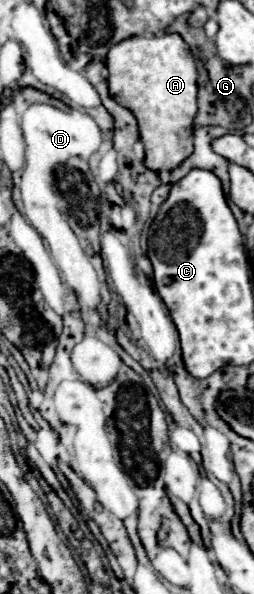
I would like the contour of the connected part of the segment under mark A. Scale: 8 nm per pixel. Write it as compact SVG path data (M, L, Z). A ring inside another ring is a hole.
M178 34L166 36L132 36L112 46L106 56L108 90L110 96L124 108L128 108L138 120L140 142L144 144L144 166L160 172L178 168L192 154L192 120L196 116L196 62L188 44Z

